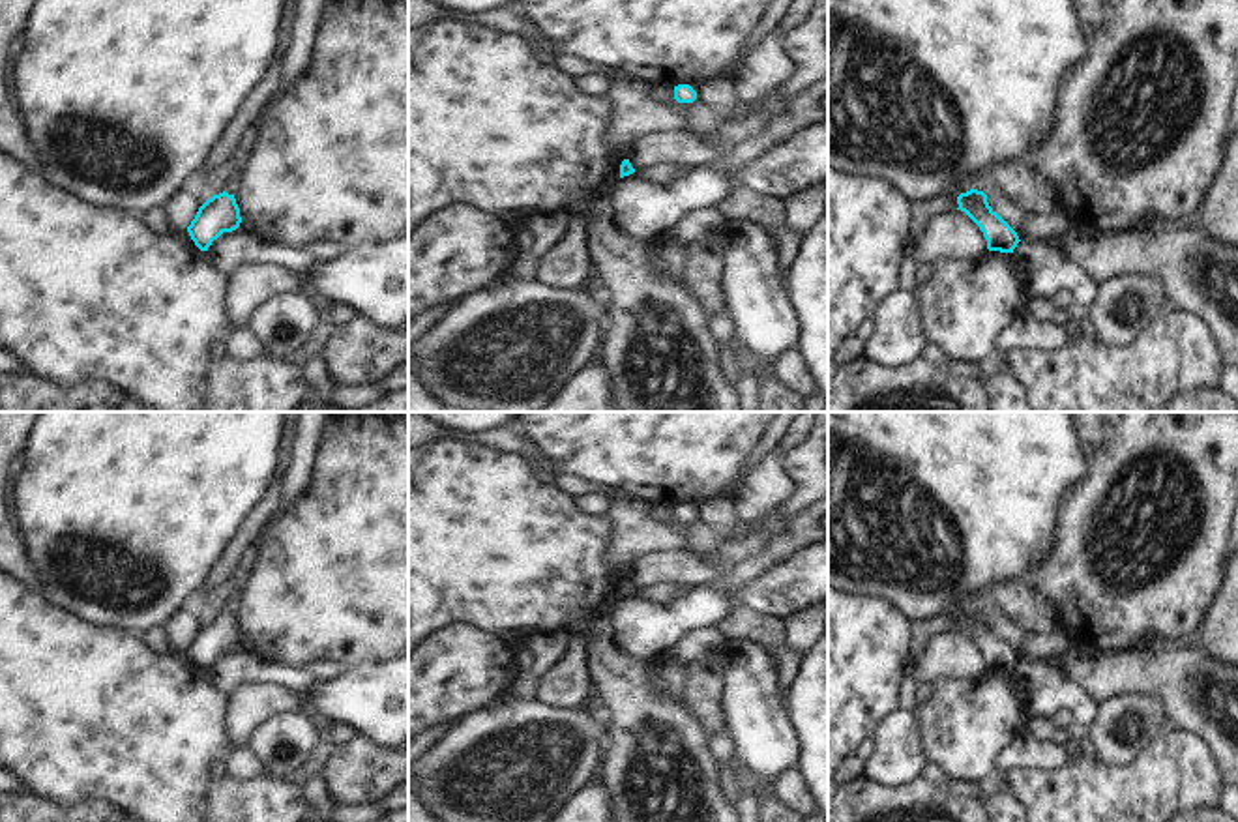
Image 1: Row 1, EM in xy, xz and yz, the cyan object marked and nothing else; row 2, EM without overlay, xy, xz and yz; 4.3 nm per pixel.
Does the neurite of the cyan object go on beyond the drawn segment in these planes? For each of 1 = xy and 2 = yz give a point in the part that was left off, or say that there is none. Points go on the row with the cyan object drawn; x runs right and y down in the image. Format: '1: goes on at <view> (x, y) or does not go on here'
1: does not go on here
2: does not go on here

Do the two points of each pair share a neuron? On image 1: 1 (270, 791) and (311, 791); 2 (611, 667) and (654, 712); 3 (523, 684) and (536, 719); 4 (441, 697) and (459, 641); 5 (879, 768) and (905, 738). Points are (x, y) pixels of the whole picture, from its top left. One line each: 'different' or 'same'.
1: different
2: same
3: different
4: same
5: same

